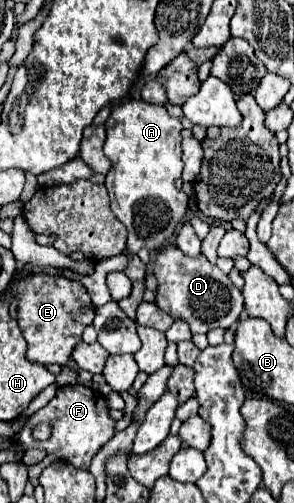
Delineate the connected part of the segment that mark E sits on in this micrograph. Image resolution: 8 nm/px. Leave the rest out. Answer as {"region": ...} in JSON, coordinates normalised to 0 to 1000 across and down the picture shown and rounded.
{"region":[[[136,543],[68,555],[54,583],[68,590],[61,646],[82,662],[82,674],[95,678],[95,718],[136,726],[224,726],[245,694],[279,678],[286,650],[313,646],[320,638],[320,606],[293,571],[272,559]]]}

